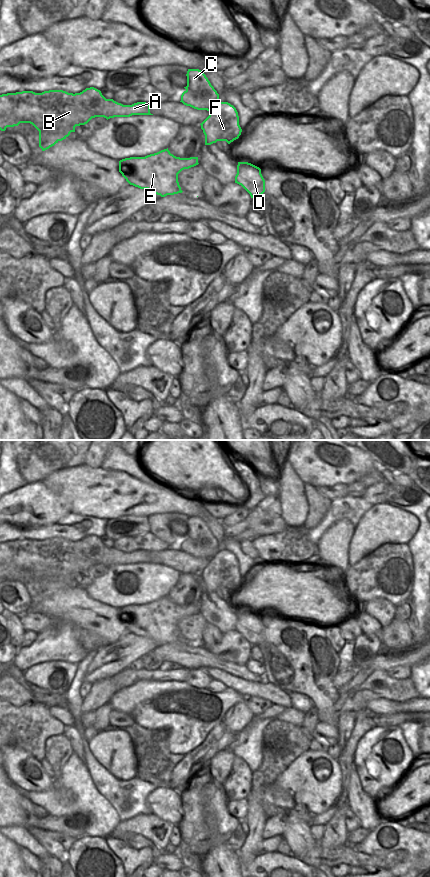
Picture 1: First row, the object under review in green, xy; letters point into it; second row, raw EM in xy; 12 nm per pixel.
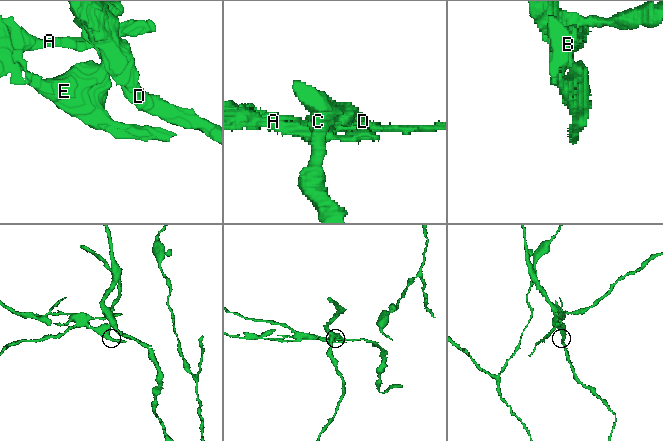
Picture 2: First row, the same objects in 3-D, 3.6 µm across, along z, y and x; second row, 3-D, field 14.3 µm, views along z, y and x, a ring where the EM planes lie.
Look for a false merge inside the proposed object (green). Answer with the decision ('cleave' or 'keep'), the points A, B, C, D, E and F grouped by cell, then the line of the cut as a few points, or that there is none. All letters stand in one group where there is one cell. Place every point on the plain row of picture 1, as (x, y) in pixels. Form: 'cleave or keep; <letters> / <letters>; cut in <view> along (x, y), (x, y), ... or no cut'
cleave; A B E / C D F; cut in xy along (205, 584), (212, 591)

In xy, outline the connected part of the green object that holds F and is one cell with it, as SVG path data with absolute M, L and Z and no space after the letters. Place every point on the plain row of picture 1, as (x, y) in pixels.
M188 517L186 538L181 543L184 553L197 558L207 558L209 564L200 572L210 589L226 589L228 592L238 587L242 577L236 556L228 550L220 550L219 542L199 517Z

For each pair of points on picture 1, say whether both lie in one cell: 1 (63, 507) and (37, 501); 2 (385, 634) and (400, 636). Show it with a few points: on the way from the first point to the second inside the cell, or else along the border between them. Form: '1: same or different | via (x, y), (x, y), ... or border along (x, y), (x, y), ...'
1: same | via (57, 507), (43, 507)
2: same | via (389, 634), (396, 635)

